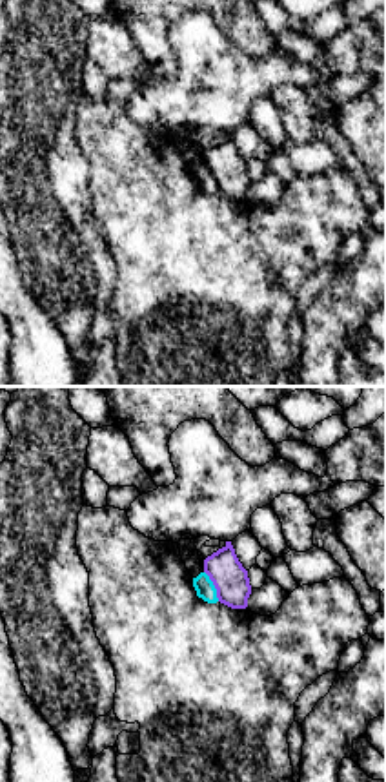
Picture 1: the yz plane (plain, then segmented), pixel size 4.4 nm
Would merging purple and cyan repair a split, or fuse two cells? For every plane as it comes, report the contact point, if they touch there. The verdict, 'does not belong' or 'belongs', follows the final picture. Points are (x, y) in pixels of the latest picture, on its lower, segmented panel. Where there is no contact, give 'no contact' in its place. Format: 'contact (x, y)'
contact (213, 584)

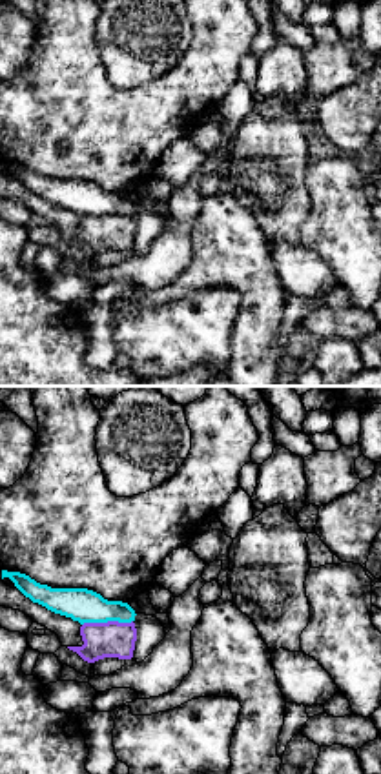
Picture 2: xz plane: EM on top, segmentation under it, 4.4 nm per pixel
contact (108, 621)

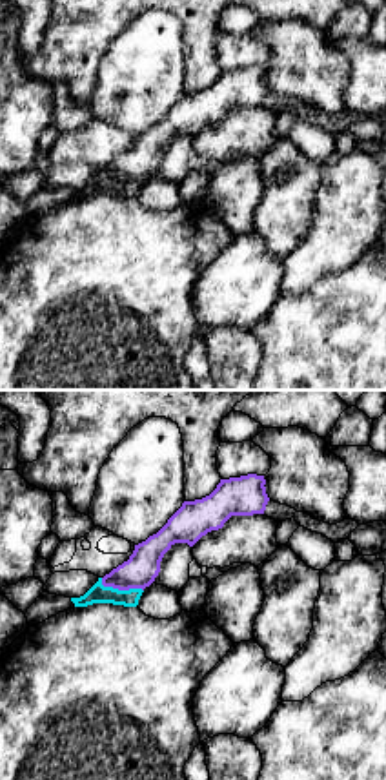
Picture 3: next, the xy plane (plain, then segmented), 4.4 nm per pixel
contact (121, 589)

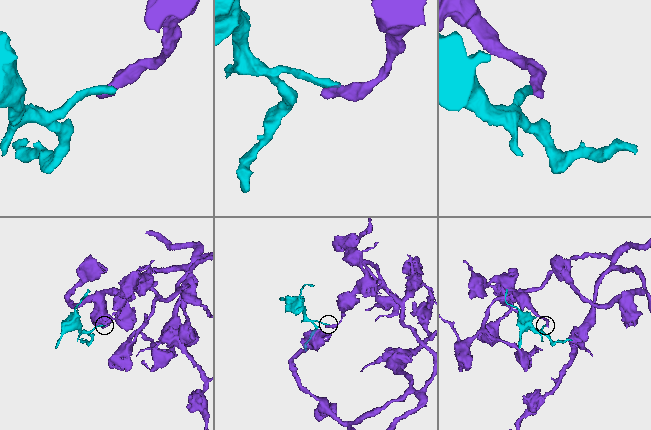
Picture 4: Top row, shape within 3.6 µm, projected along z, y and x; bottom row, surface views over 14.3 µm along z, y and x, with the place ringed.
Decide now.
does not belong

